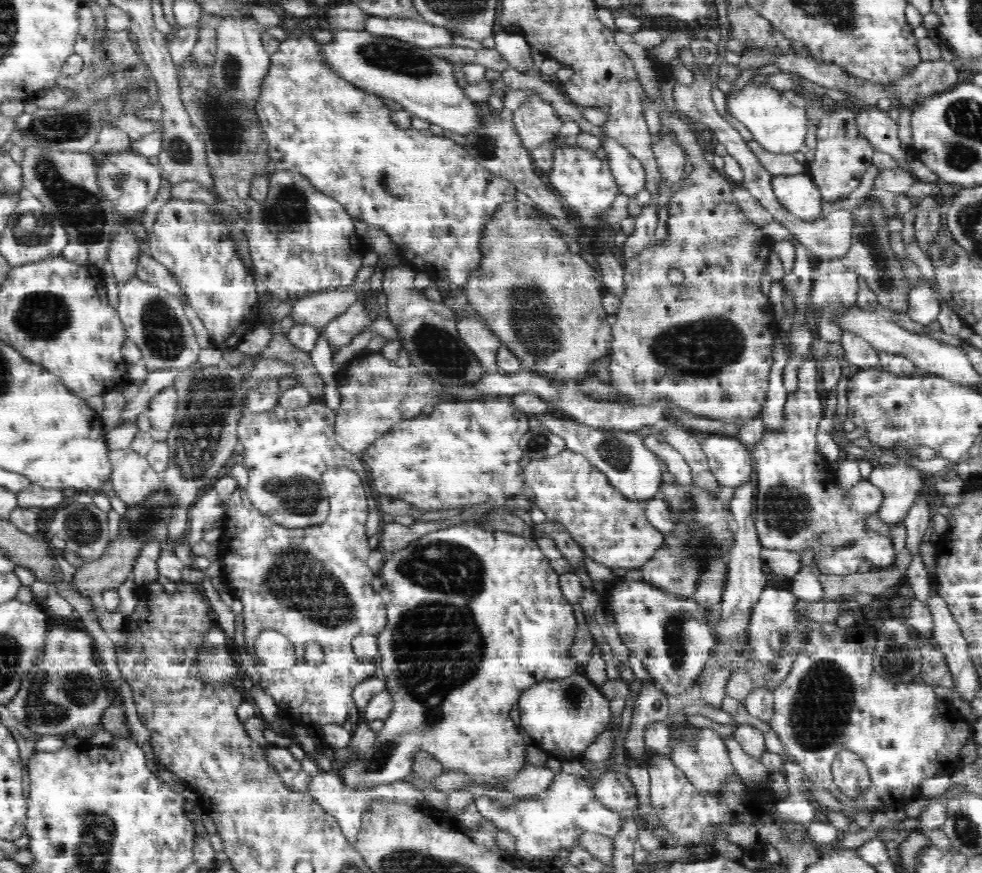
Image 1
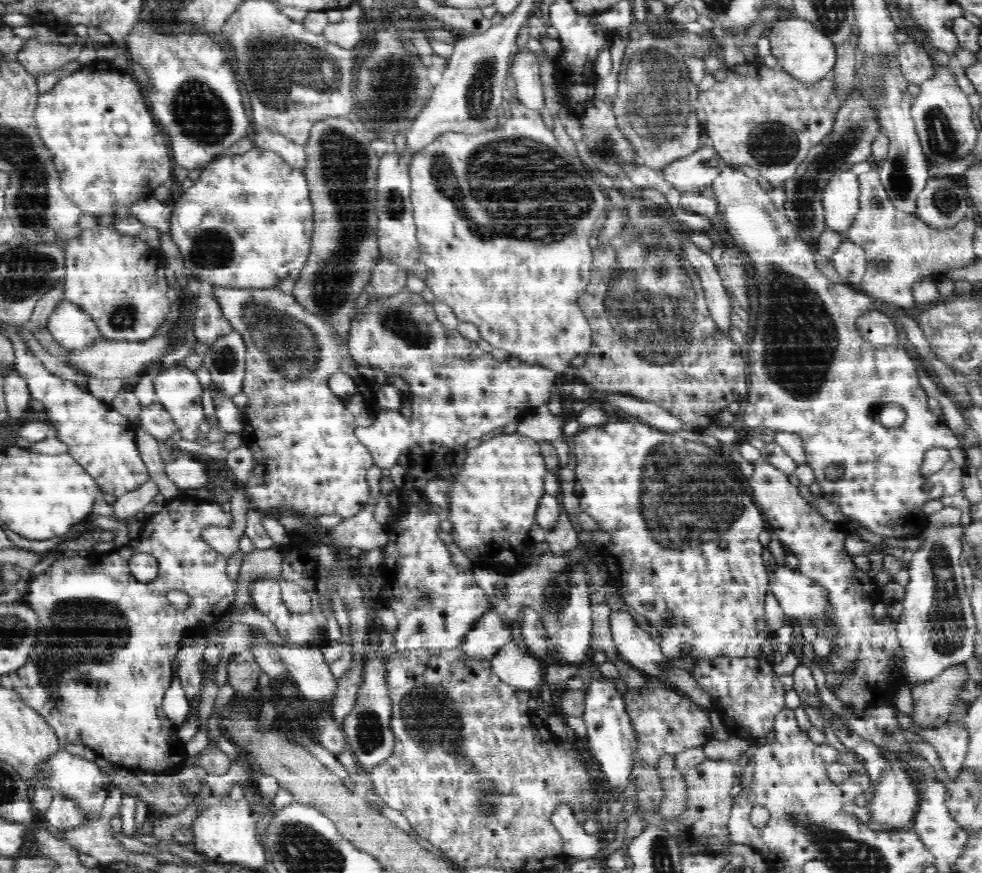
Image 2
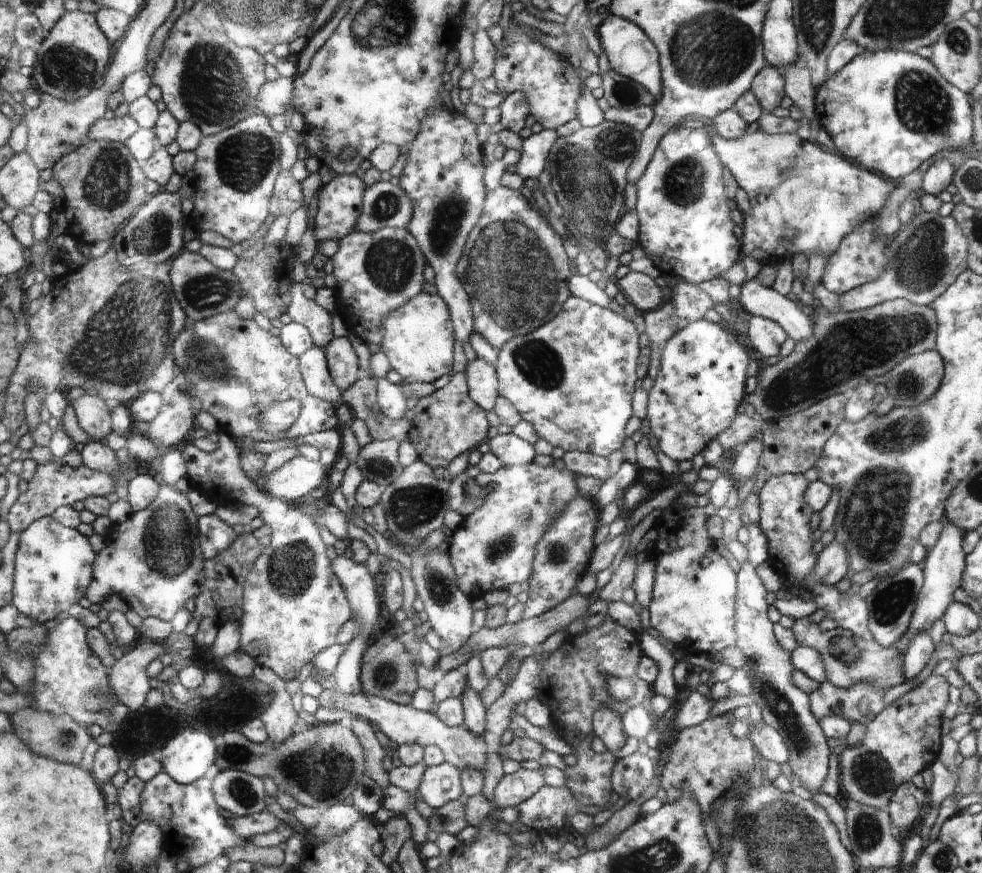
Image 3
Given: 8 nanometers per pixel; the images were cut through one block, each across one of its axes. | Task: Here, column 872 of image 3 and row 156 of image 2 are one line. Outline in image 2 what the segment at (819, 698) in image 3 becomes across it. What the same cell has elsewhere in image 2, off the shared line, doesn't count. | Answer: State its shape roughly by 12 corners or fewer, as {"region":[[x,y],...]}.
{"region":[[713,147],[659,173],[678,190],[707,192],[728,166]]}

